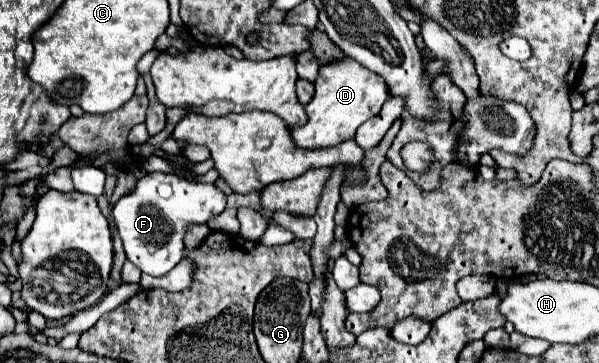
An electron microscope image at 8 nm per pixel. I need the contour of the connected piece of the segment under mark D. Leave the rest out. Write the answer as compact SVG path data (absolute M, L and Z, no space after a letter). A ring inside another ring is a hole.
M352 58L322 64L314 86L316 86L316 92L304 108L306 116L308 116L306 124L290 128L294 146L304 148L304 150L330 148L330 146L342 144L344 140L354 138L358 126L364 124L366 120L374 118L388 98L386 82L378 74L364 68L362 64L358 64Z

